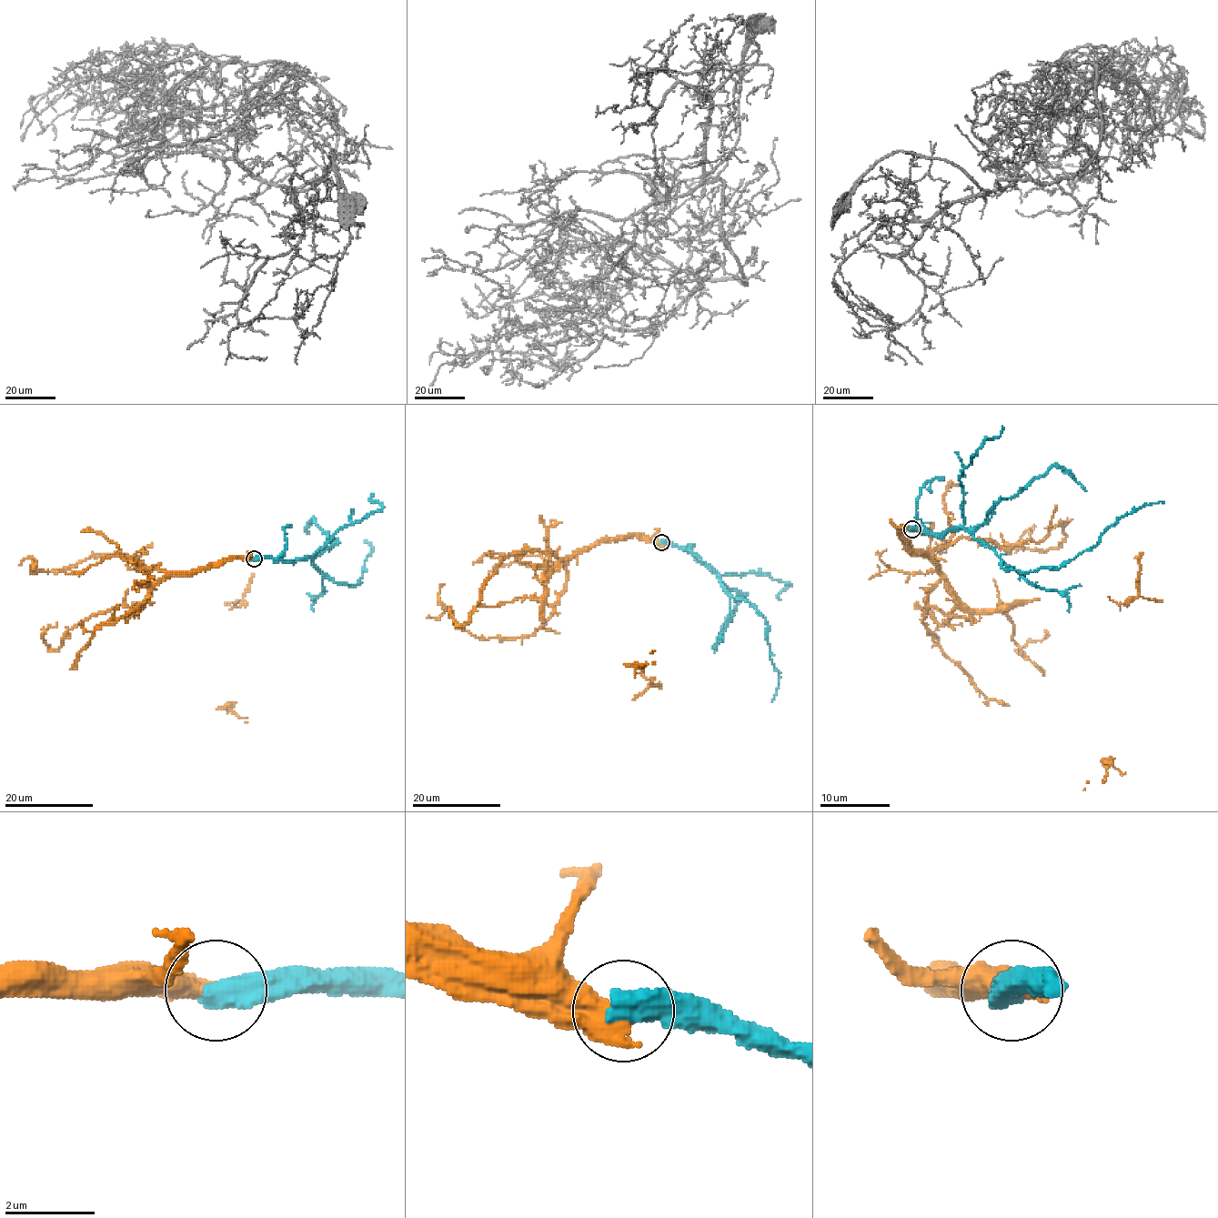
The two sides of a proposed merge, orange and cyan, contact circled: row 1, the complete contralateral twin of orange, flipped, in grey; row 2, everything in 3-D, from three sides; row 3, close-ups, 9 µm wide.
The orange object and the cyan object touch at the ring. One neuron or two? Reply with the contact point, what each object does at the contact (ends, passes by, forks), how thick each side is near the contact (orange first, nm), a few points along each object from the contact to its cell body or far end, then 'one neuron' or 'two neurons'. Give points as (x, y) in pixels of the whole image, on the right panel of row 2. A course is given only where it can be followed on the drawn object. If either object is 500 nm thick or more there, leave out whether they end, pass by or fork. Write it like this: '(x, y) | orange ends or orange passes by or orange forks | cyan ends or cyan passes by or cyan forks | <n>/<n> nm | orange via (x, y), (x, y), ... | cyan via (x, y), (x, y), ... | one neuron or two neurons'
(912, 529) | 600/600 nm | orange via (912, 529), (903, 538), (971, 608), (1007, 610), (1035, 599), (1108, 765), (1104, 782), (1082, 790) | cyan via (912, 529), (965, 529), (999, 556), (1005, 569), (1029, 573), (1063, 567), (1090, 550), (1122, 518), (1163, 503) | two neurons

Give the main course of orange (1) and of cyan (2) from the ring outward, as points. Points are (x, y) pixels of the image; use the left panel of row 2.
1: (254, 558), (220, 559), (192, 570), (170, 573), (136, 609), (135, 603), (216, 708), (228, 707), (246, 722)
2: (254, 558), (309, 558), (325, 575), (354, 586), (360, 583), (364, 563), (371, 550), (369, 543), (364, 542)

